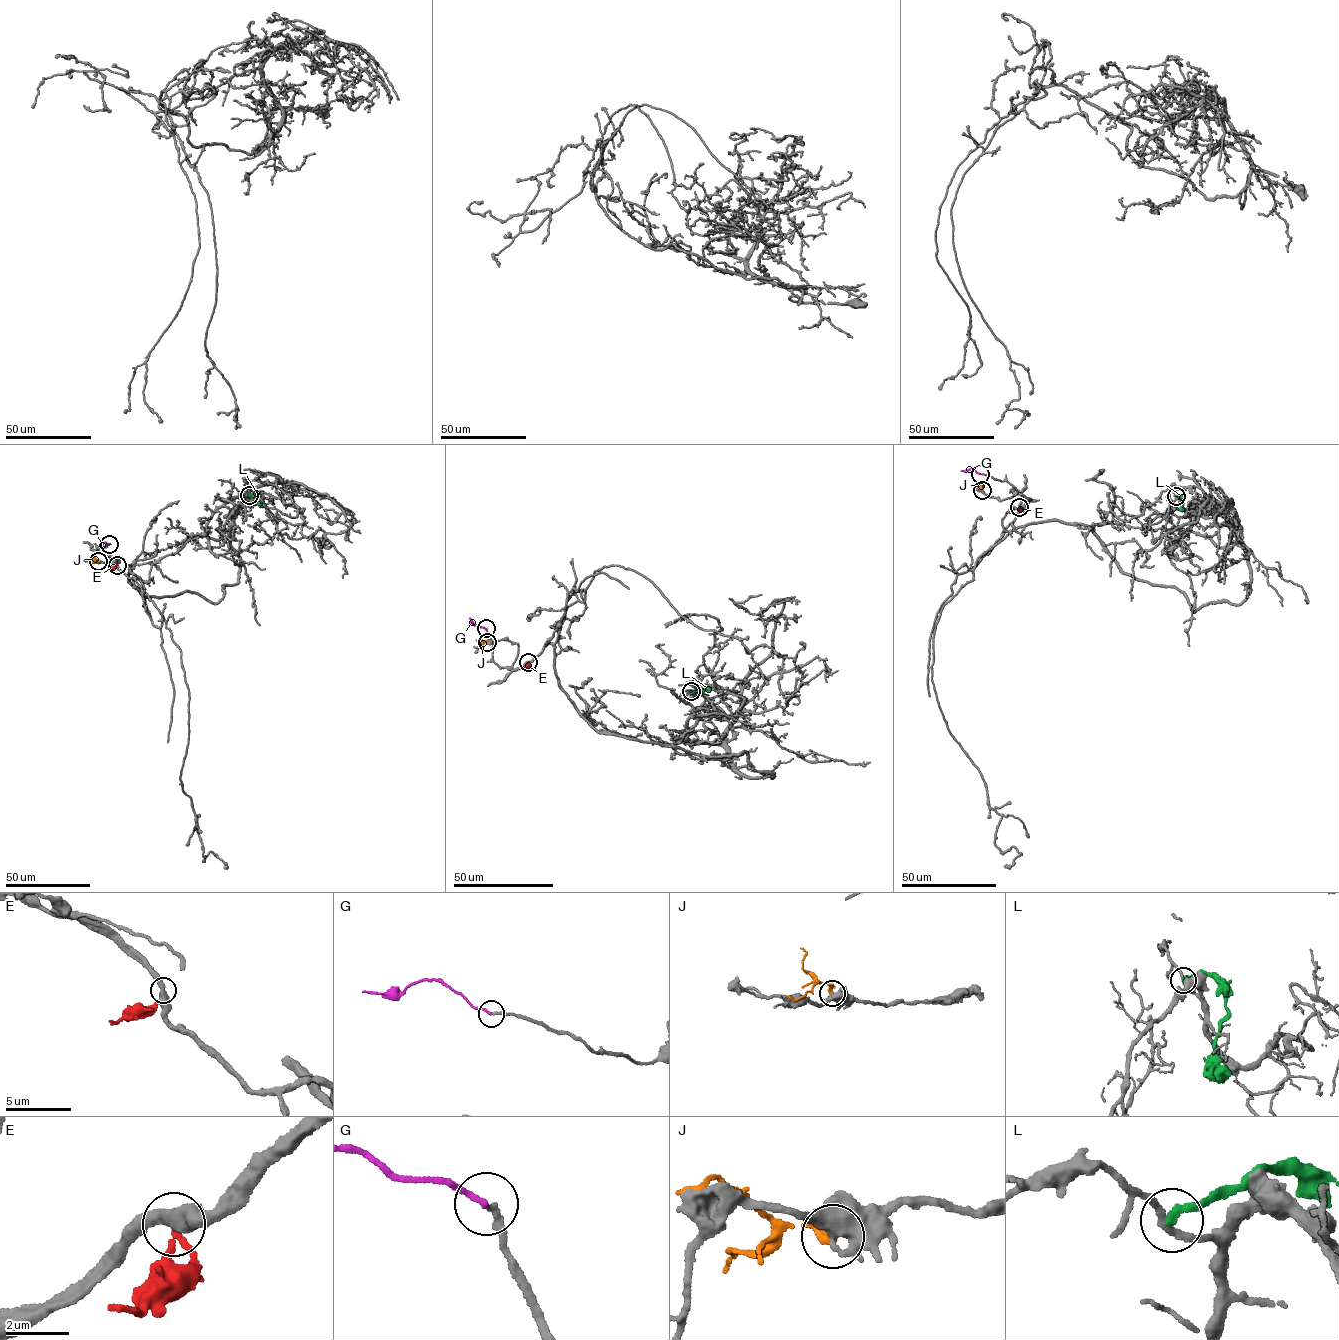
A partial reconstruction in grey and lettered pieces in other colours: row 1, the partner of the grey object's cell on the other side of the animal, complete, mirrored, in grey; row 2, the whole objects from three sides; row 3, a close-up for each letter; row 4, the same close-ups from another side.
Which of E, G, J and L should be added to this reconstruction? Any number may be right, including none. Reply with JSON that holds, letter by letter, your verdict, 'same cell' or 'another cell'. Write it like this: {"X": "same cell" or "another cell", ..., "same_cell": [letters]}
{"E": "another cell", "G": "another cell", "J": "another cell", "L": "another cell", "same_cell": []}

